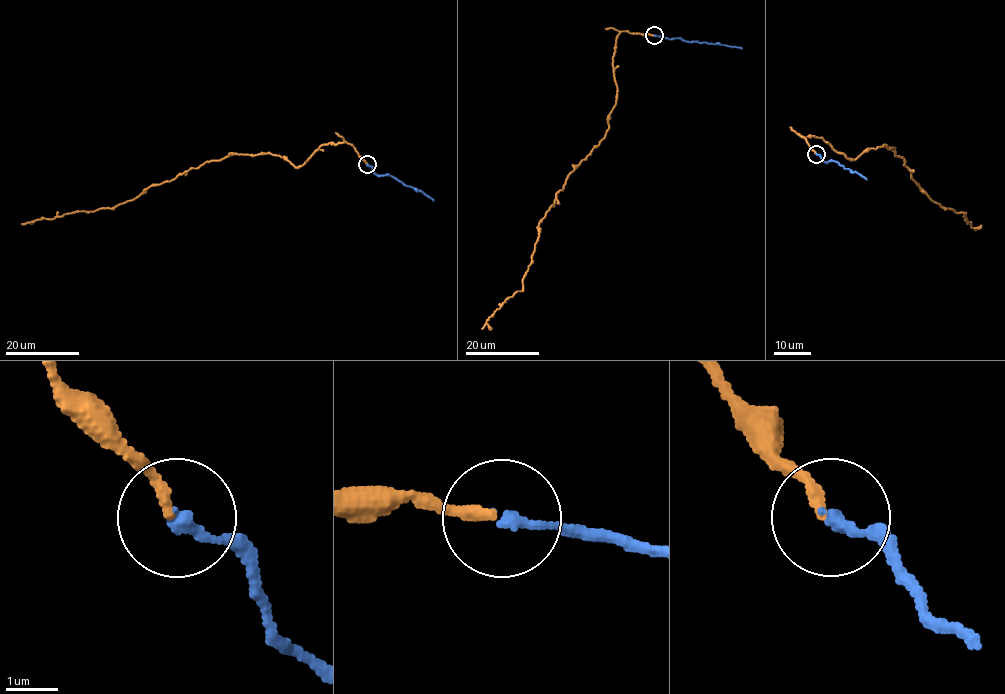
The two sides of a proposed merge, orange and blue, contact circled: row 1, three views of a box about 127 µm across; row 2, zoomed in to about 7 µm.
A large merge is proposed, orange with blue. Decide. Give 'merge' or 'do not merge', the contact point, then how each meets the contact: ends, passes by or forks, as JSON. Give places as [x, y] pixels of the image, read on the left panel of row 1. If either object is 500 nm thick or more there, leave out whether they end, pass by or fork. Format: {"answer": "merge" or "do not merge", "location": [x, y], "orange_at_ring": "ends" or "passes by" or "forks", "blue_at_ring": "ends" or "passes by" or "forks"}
{"answer": "merge", "location": [367, 164], "orange_at_ring": "ends", "blue_at_ring": "ends"}

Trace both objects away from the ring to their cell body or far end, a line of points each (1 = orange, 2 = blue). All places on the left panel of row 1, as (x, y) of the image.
1: (367, 164), (344, 141), (321, 145), (294, 167), (269, 153), (231, 154), (152, 184), (111, 208), (32, 221)
2: (367, 164), (375, 174), (395, 177), (405, 185), (422, 191), (433, 201)

